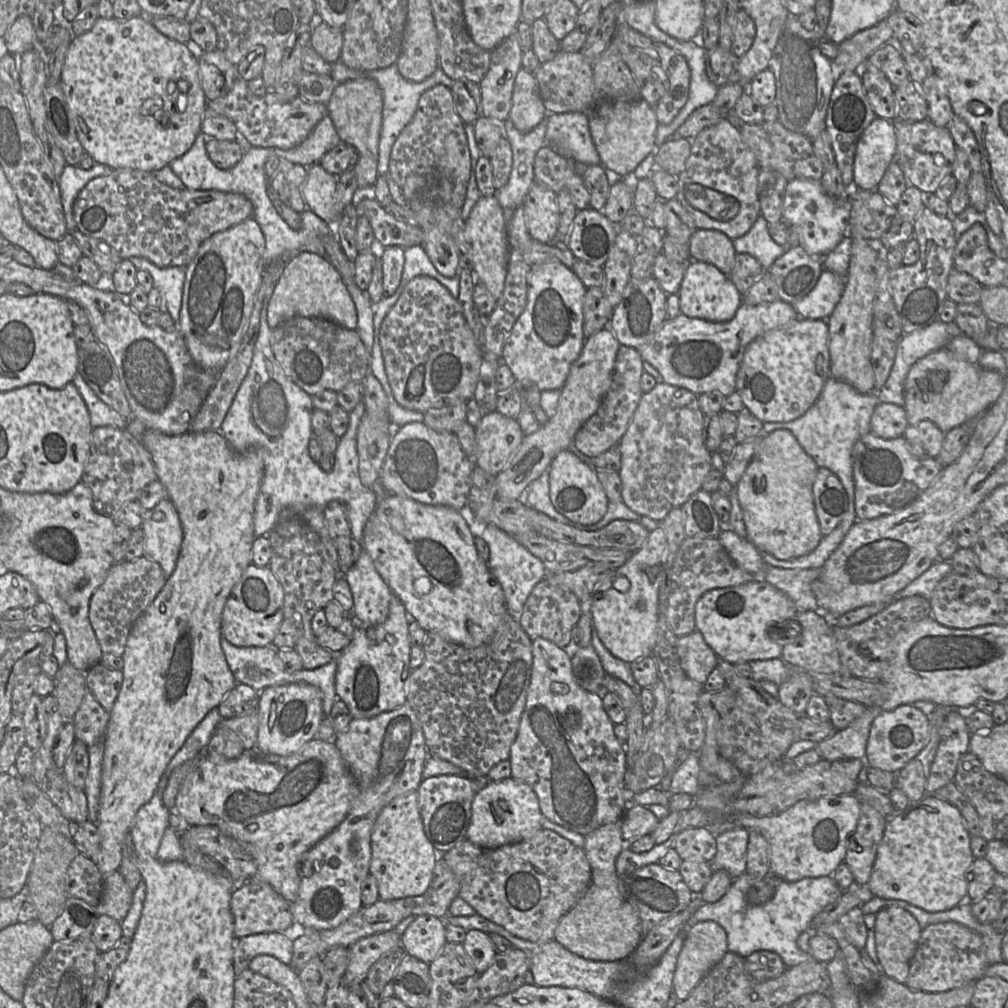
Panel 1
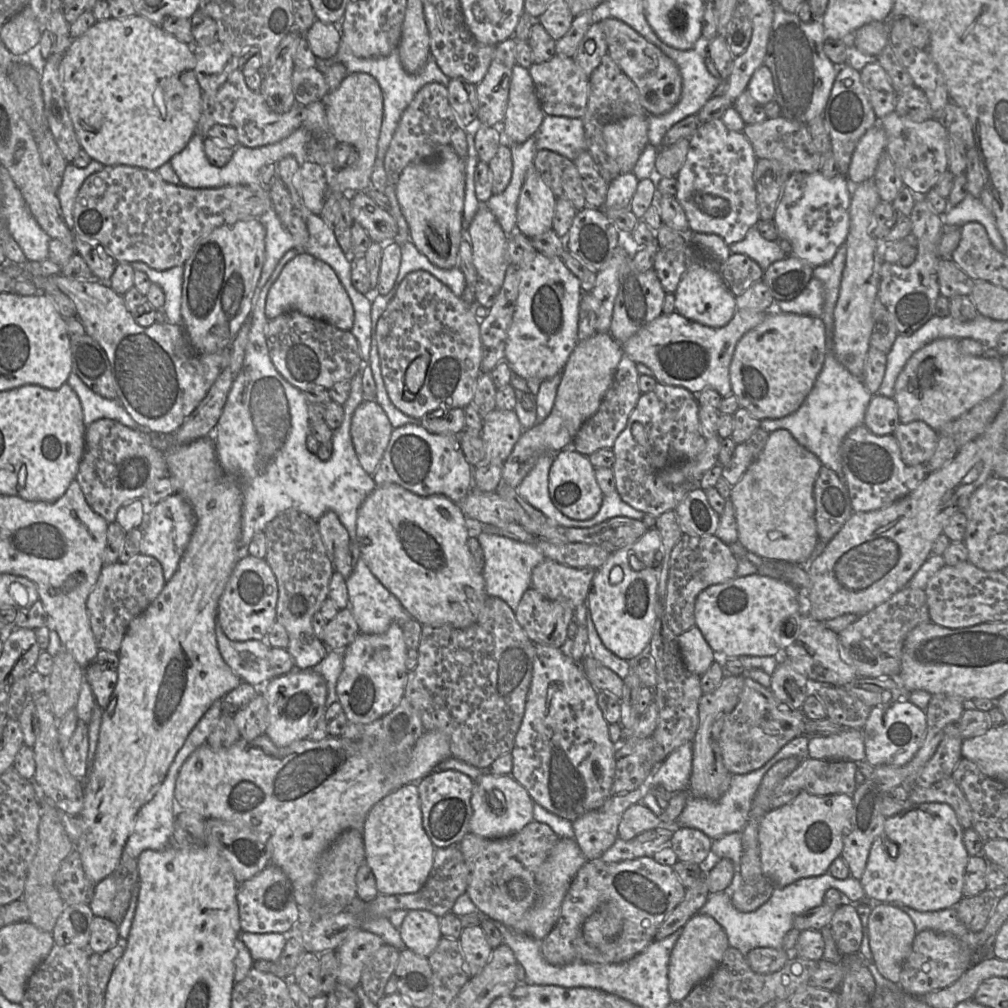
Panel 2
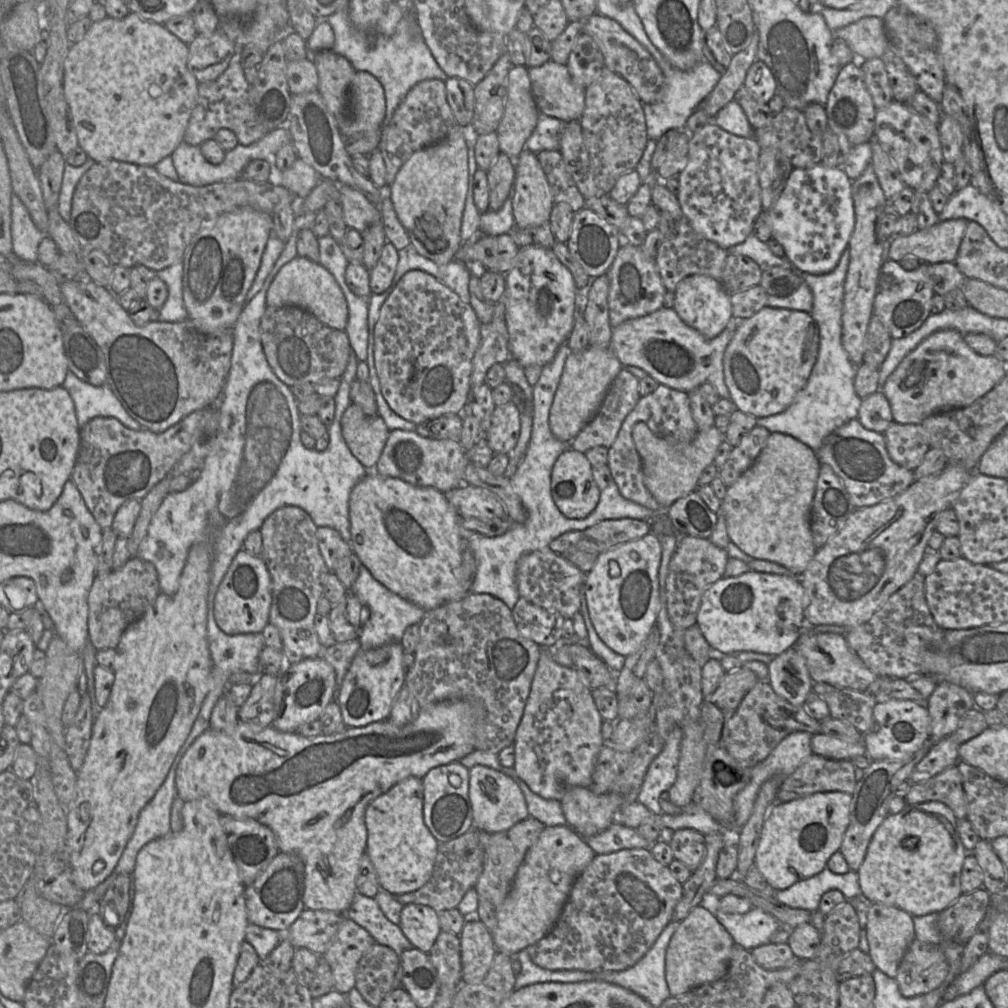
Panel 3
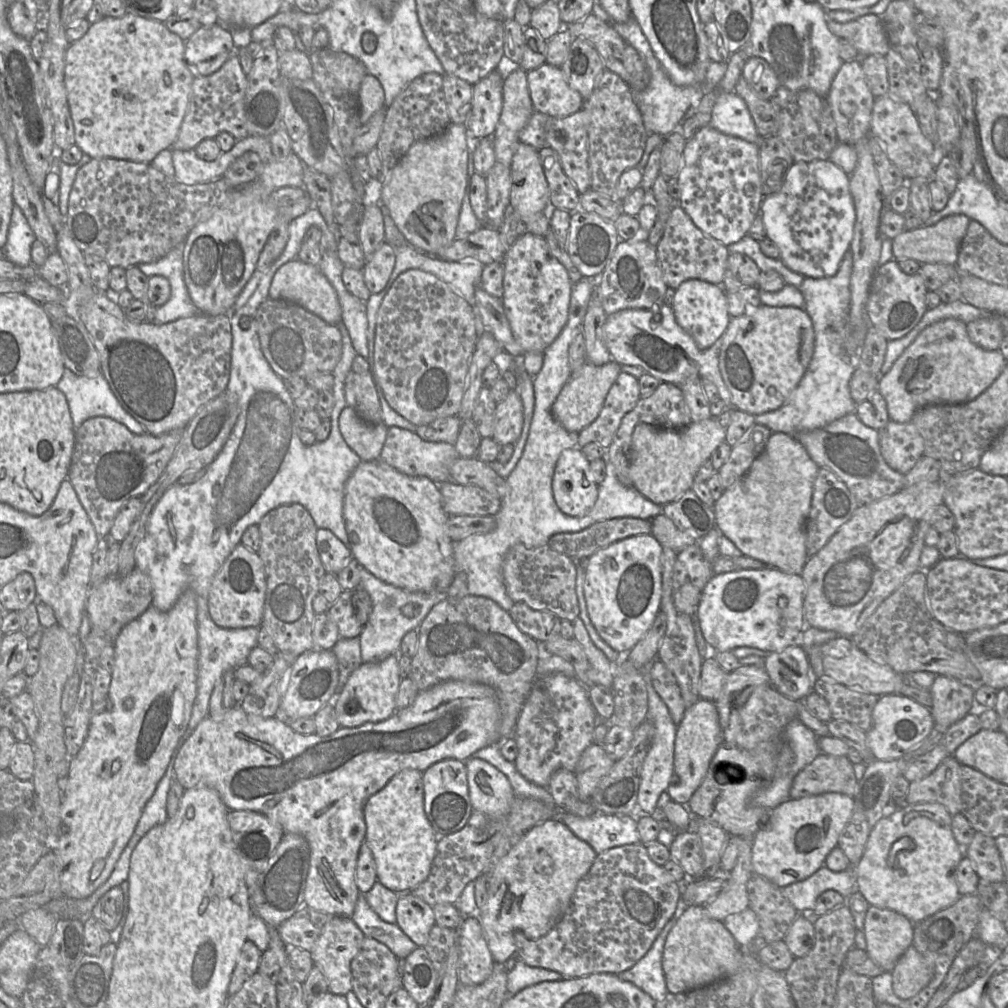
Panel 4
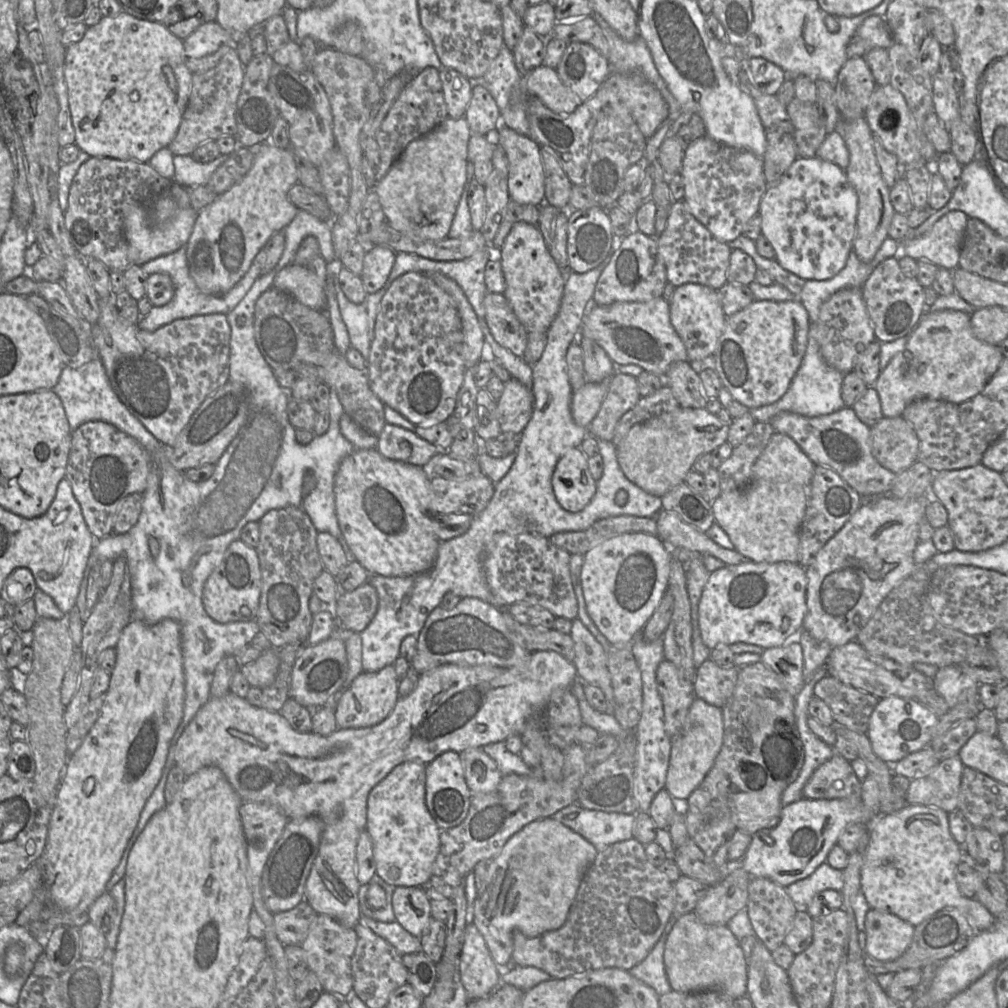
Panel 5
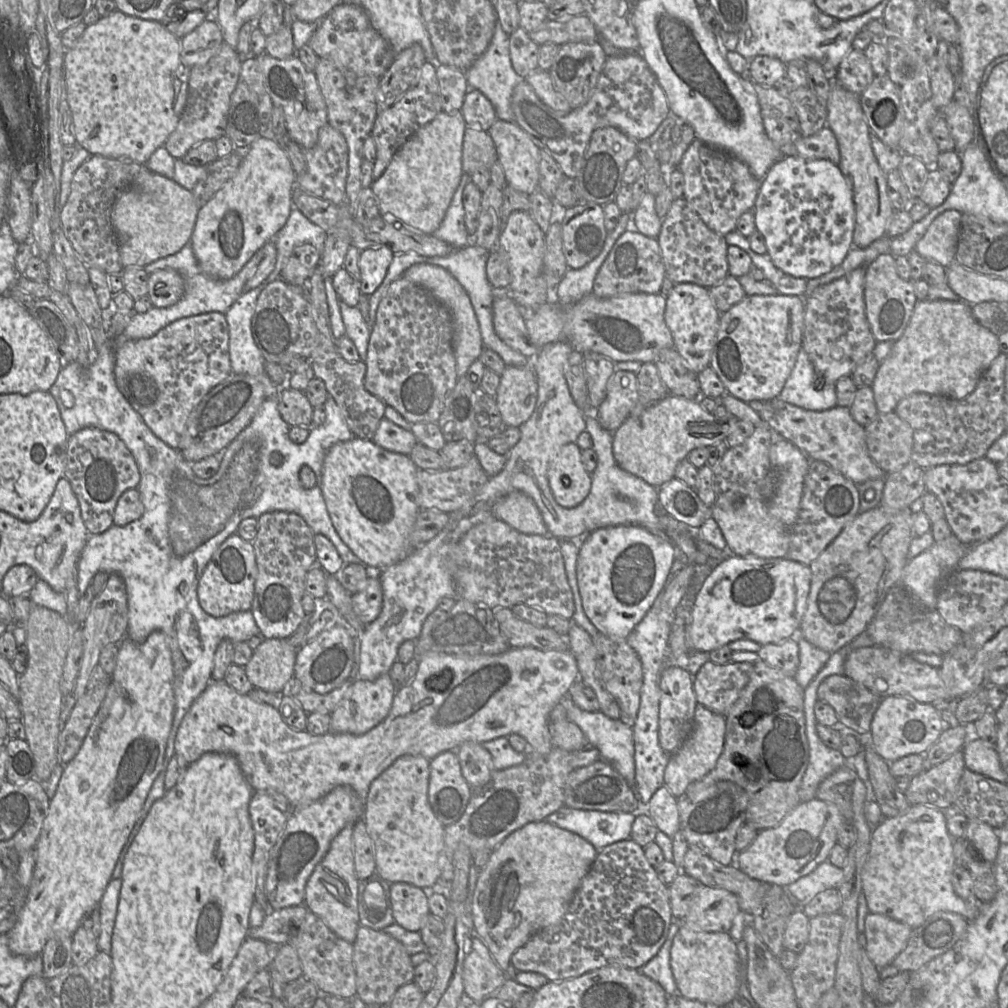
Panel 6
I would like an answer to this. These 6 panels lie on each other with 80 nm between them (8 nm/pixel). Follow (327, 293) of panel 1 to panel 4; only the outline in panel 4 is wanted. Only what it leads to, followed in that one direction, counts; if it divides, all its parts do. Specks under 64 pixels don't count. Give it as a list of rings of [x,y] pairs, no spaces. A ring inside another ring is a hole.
[[[298,258],[285,263],[277,270],[269,288],[269,298],[298,304],[331,325],[339,325],[342,320],[338,296],[328,279],[319,268]]]

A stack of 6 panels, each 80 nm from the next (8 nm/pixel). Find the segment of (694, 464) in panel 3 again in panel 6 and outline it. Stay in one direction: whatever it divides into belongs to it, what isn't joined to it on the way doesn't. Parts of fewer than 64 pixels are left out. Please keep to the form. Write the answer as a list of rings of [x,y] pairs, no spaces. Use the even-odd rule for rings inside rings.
[[[668,394],[658,402],[647,406],[638,416],[628,417],[613,433],[613,456],[618,466],[649,485],[660,488],[675,478],[674,473],[680,461],[687,458],[689,452],[699,447],[710,447],[719,441],[724,441],[733,430],[738,419],[733,415],[717,418],[706,411],[697,400]]]

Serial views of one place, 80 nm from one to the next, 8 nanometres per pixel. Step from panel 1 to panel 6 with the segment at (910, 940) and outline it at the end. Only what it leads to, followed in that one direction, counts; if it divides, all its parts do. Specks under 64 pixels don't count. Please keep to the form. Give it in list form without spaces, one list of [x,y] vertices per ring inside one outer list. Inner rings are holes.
[[[869,912],[865,917],[865,951],[879,971],[891,965],[905,948],[912,928],[887,916]]]

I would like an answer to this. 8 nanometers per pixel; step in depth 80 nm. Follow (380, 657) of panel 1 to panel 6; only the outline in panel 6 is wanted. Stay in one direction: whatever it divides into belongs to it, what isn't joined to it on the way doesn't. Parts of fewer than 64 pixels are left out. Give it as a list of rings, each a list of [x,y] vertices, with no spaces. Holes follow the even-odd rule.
[[[388,673],[373,681],[356,679],[331,713],[330,732],[362,735],[381,723],[392,708],[396,689]]]

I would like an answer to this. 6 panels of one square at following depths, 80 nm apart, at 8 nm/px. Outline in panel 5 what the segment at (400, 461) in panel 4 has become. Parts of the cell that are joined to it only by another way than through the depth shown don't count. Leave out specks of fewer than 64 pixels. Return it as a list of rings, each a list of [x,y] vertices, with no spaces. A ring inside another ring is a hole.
[[[385,423],[383,430],[378,436],[377,450],[380,452],[381,455],[388,459],[405,462],[419,467],[424,467],[429,462],[429,460],[438,452],[445,451],[440,450],[435,445],[421,439],[419,436],[416,435],[415,432],[389,423]]]

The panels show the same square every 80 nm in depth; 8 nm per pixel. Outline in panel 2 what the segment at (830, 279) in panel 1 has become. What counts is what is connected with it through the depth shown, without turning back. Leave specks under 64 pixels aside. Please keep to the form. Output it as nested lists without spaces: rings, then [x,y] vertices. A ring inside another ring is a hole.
[[[812,278],[800,295],[790,301],[776,301],[773,309],[798,315],[821,317],[824,305],[824,286]]]

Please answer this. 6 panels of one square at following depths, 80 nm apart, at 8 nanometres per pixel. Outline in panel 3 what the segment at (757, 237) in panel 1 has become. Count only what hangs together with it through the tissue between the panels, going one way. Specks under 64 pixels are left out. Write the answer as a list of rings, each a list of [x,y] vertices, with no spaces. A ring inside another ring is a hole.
[[[750,234],[742,243],[727,248],[728,254],[744,255],[755,261],[762,271],[773,266],[791,268],[792,263],[786,256],[776,256],[770,250],[766,242],[761,241],[753,234]]]

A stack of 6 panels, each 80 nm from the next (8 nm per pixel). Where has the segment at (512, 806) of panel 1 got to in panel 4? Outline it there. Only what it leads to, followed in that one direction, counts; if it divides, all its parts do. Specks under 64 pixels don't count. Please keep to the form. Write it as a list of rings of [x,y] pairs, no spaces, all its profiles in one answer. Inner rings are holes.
[[[470,757],[465,763],[472,808],[491,818],[506,816],[516,797],[507,777],[481,759]]]

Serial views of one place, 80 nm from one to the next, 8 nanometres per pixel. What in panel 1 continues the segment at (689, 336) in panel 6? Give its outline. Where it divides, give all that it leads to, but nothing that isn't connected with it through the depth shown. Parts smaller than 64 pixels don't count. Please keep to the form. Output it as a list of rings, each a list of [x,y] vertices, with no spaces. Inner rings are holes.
[[[692,260],[684,274],[678,292],[680,311],[690,318],[699,318],[711,322],[730,321],[742,303],[742,295],[729,276],[712,264]]]

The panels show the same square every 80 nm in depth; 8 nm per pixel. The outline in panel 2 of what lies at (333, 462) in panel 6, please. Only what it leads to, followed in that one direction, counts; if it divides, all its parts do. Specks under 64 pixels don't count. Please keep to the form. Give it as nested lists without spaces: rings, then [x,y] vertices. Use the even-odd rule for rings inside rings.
[[[397,484],[377,486],[358,510],[355,543],[360,557],[422,625],[467,628],[477,621],[489,597],[468,547],[465,518],[460,506],[449,498],[421,497]]]

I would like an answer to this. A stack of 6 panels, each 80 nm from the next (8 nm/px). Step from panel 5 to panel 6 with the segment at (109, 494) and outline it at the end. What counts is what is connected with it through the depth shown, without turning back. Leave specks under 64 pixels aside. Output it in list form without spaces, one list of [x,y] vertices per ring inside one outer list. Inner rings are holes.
[[[85,427],[69,435],[64,477],[69,480],[79,501],[81,516],[89,535],[101,534],[113,525],[119,497],[126,490],[137,488],[140,482],[138,466],[124,441],[117,434],[96,427]]]

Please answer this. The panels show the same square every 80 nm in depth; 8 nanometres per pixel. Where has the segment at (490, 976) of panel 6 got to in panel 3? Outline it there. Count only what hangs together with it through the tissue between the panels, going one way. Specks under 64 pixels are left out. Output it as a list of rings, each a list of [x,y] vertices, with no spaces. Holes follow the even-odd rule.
[[[479,919],[466,920],[459,937],[462,983],[479,983],[486,976],[497,952],[492,934]]]

